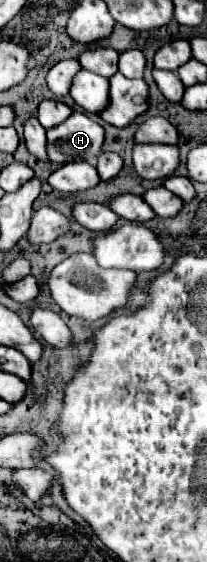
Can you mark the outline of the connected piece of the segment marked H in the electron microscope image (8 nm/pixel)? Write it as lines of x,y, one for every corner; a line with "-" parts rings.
72,113
64,123
46,131
48,157
52,163
64,165
70,161
94,163
102,153
104,129
84,113

